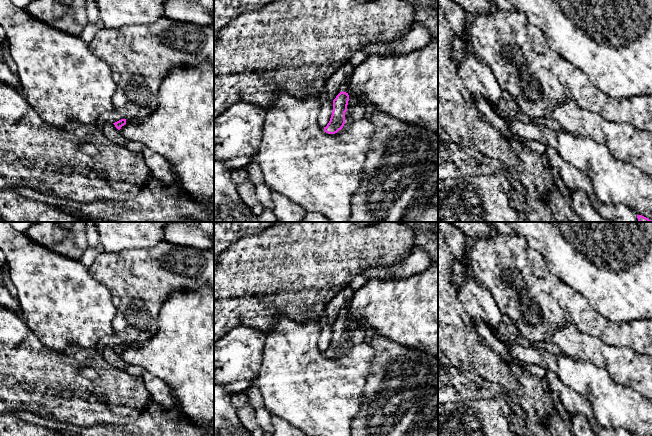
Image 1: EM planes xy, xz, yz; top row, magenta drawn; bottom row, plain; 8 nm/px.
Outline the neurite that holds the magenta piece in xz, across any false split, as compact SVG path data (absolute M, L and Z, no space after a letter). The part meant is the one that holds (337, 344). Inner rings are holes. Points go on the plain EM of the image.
M350 301L343 308L342 315L333 324L333 335L329 347L324 351L328 358L335 358L341 354L345 348L345 336L349 325Z

